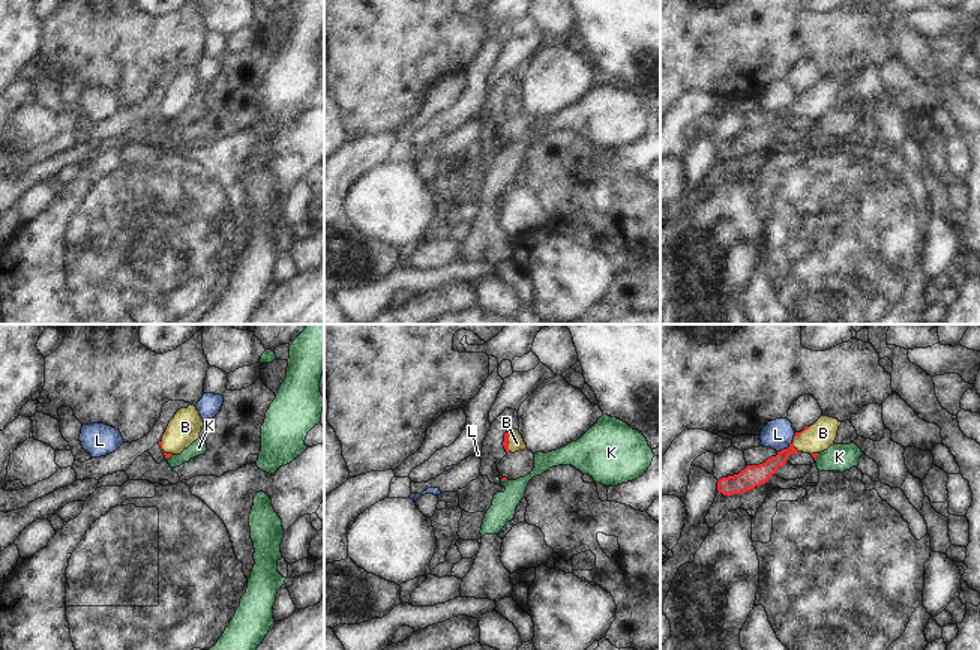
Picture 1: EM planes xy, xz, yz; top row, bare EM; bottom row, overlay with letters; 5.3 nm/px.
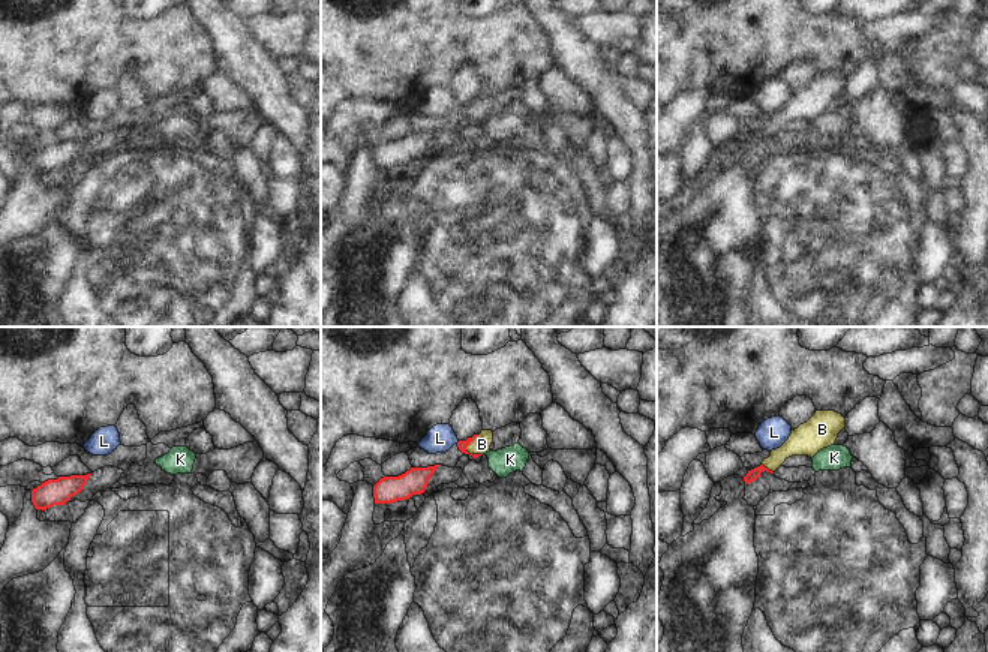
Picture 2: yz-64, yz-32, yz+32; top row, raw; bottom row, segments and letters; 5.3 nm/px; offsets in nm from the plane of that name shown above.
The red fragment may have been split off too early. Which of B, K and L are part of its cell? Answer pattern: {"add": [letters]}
{"add": ["B"]}

